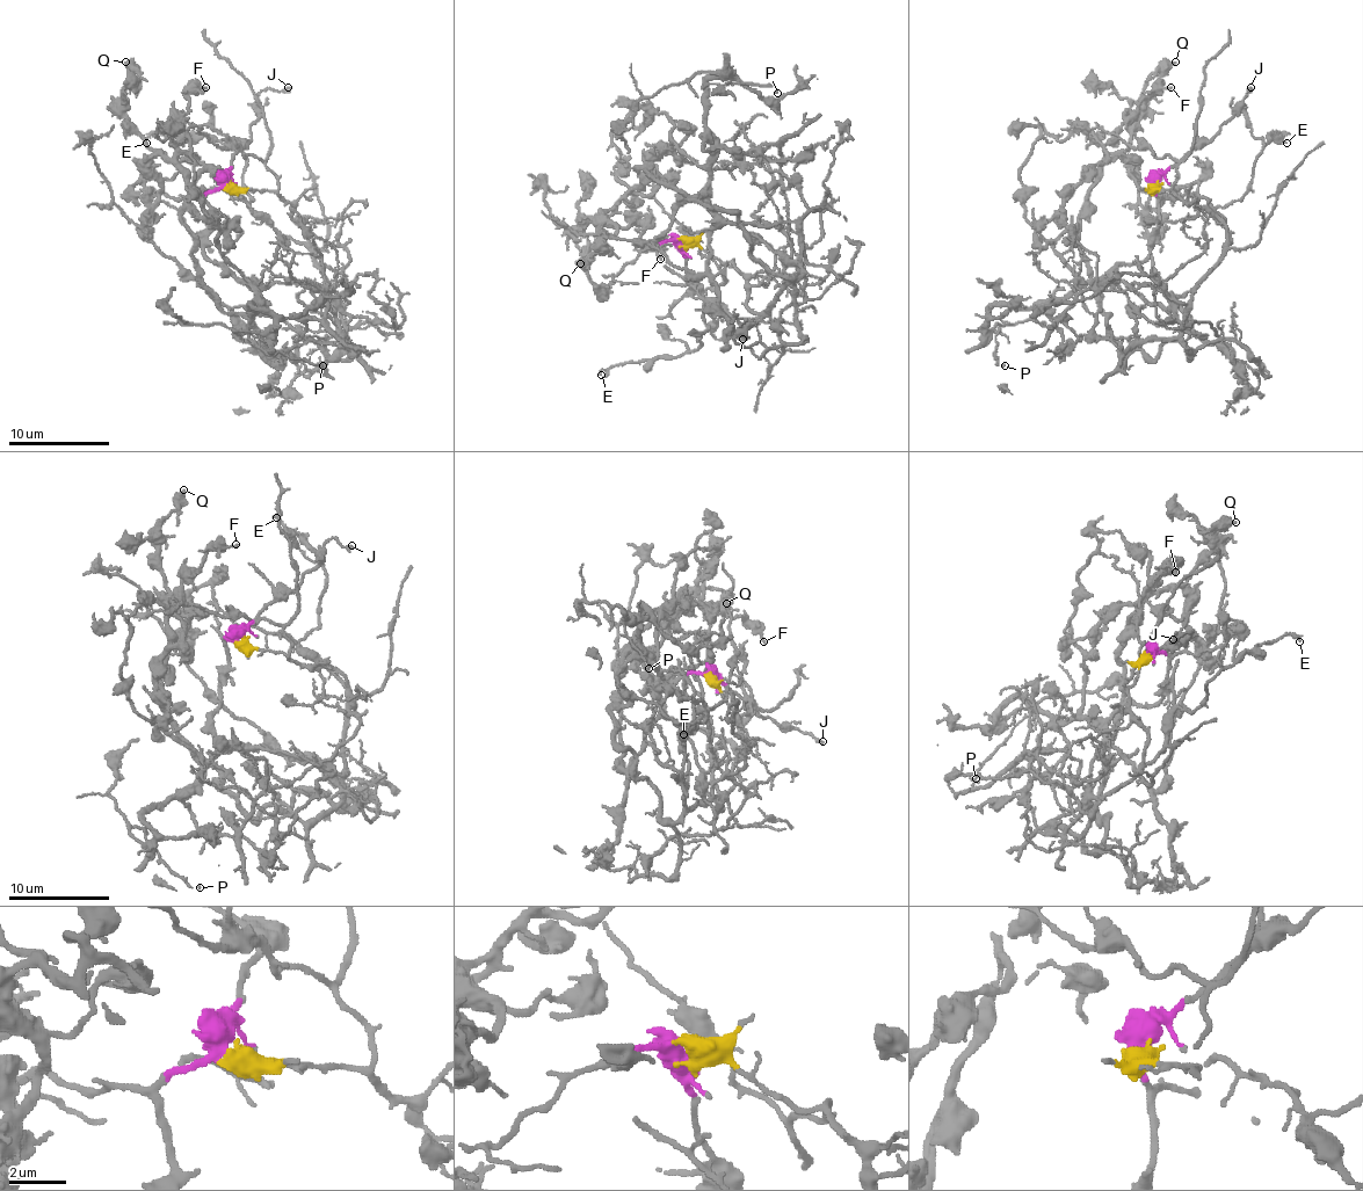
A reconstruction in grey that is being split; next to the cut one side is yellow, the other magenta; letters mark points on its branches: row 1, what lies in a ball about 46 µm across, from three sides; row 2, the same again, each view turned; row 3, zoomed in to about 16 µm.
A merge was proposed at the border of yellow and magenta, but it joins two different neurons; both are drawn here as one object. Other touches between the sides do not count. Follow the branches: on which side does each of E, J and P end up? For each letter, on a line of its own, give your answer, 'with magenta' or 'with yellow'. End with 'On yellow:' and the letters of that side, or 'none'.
E: with yellow
J: with magenta
P: with magenta
On yellow: E

